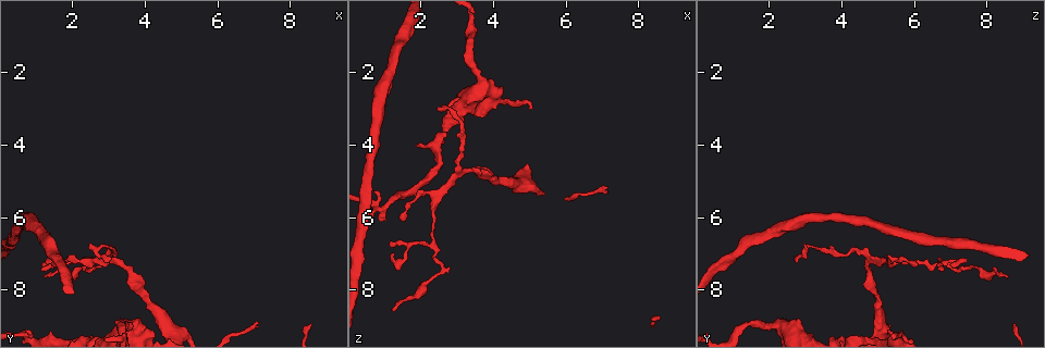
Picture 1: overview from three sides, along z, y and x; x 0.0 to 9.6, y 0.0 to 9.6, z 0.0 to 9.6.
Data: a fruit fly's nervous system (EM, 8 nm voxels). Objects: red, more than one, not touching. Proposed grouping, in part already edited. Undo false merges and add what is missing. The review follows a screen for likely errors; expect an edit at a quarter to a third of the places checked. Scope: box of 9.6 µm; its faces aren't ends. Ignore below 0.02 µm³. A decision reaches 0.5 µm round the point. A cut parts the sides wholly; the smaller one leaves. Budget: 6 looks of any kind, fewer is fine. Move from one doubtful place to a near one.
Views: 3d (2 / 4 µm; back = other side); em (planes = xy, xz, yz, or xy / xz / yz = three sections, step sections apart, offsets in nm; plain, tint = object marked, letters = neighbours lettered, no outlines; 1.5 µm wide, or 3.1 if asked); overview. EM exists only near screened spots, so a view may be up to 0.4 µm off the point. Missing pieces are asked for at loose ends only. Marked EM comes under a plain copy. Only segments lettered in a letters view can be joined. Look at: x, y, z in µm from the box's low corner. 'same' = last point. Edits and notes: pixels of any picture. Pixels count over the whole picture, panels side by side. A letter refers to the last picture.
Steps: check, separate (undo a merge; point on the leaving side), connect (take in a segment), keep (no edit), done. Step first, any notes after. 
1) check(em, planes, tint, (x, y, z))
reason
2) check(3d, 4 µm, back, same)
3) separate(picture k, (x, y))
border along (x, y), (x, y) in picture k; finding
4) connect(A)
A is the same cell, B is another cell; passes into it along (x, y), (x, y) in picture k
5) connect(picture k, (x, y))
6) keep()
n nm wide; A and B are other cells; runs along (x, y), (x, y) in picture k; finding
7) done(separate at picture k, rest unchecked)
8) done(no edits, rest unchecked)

check(em, planes, tint, (1.20, 7.65, 8.55))
tapers out

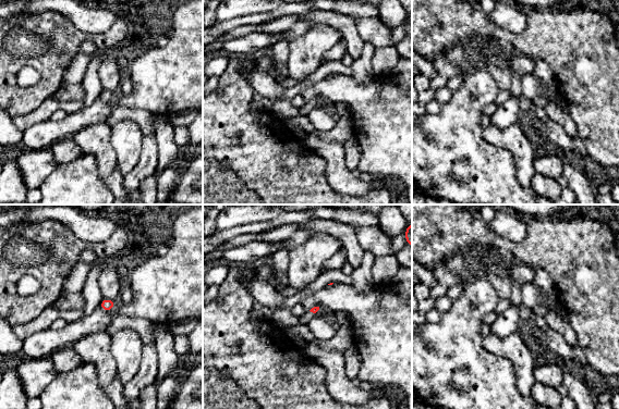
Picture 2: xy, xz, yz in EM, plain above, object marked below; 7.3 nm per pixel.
check(em, planes, letters, same)
what lies round it

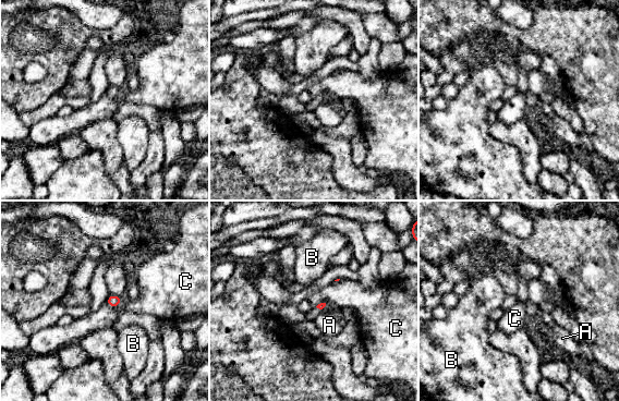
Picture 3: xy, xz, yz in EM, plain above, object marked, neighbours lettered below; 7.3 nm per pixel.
keep()
A, B and C are other cells; none of them fits

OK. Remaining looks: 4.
check(em, planes, tint, (3.25, 7.30, 4.80))
branch point

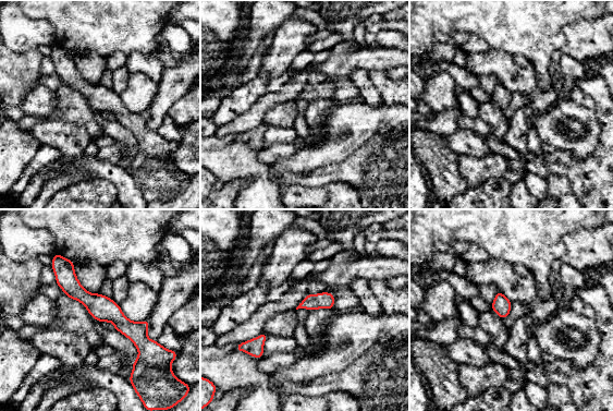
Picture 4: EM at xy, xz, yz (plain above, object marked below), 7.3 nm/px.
check(em, planes, letters, same)
what lies round it

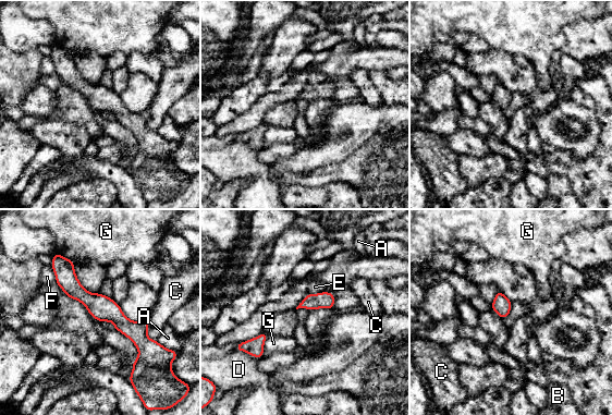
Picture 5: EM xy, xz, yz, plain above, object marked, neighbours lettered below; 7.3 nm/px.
keep()
A, B, C, D, E, F and G are other cells; border along (325, 290), (314, 294), (308, 293) in picture 5; all the same neuron

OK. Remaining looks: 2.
check(3d, 2 µm, (3.35, 9.00, 1.30))
abrupt turn

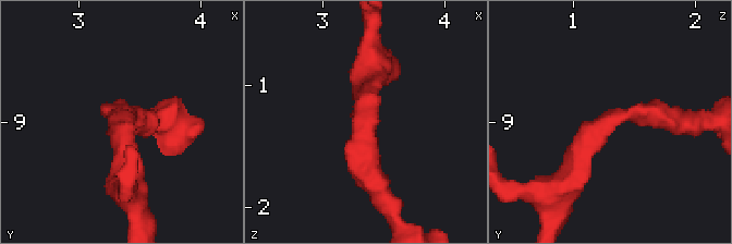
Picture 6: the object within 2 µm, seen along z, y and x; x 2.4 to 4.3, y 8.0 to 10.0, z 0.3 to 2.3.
check(em, planes, letters, (3.34, 8.96, 1.30))

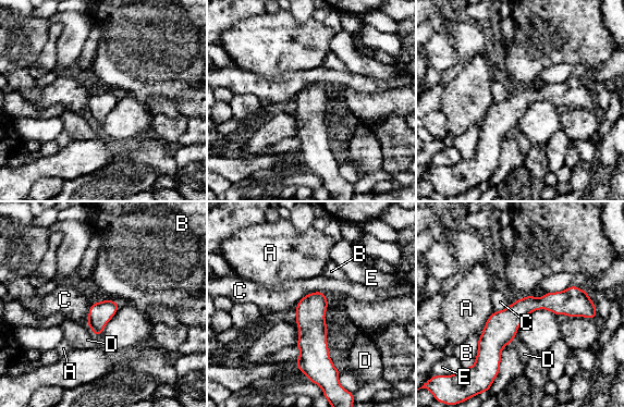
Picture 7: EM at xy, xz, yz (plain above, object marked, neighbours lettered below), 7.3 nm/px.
keep()
170 nm wide; A touches over 240 nm; A, B, C, D and E are other cells; all the same neuron

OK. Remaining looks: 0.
done(no edits, rest unchecked)

